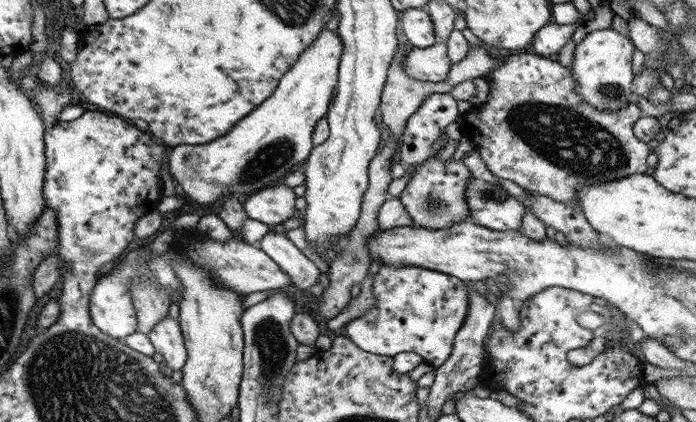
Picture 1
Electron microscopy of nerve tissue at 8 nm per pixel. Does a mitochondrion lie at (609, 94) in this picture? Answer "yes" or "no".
yes

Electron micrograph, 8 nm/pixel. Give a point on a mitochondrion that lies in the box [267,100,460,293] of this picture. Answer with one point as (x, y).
(432, 205)

